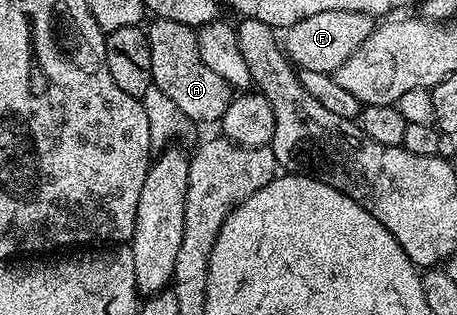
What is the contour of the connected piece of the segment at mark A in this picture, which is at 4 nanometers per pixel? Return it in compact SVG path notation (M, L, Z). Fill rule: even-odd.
M156 18L152 23L154 25L148 26L147 32L149 34L149 46L151 47L153 84L157 85L172 102L177 104L183 115L188 117L193 123L198 123L198 121L220 122L221 116L227 111L227 107L233 101L235 90L233 86L227 83L227 79L222 79L219 75L215 75L215 71L211 71L211 67L207 67L207 63L203 63L203 59L199 55L199 47L197 46L197 29L163 18Z

